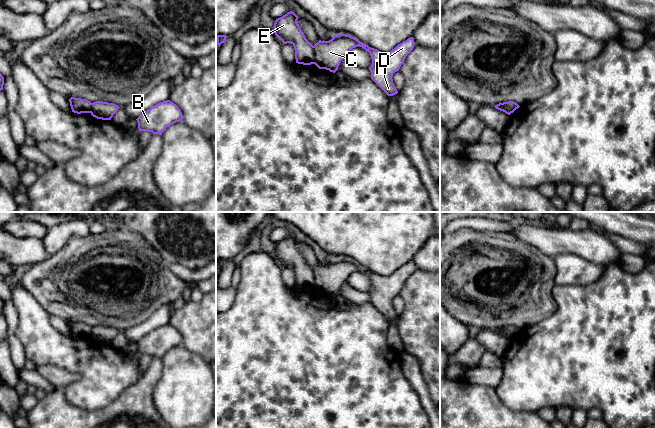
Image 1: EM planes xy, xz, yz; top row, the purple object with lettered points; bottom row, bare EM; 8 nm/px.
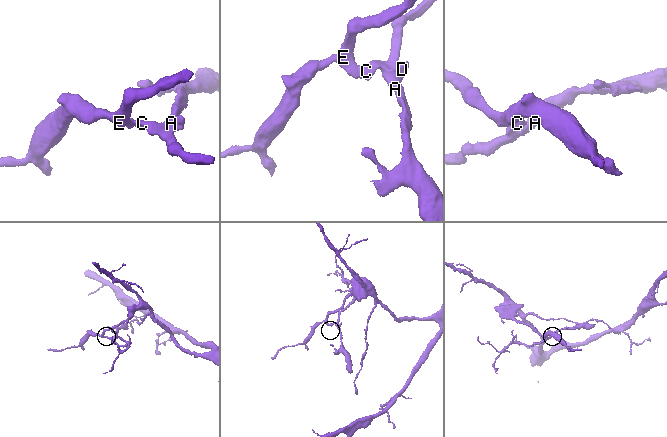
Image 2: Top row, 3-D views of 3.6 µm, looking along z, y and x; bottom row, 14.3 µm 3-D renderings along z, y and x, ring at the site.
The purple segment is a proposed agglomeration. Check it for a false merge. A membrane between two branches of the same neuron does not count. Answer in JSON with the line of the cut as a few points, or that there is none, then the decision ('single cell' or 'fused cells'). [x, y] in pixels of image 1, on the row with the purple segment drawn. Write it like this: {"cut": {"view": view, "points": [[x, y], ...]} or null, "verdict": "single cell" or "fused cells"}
{"cut": {"view": "xz", "points": [[313, 46], [313, 61], [315, 63]]}, "verdict": "fused cells"}

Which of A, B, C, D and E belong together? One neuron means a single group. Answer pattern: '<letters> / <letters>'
A B C D / E

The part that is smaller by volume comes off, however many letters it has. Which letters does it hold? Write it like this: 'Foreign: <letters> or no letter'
Foreign: A, B, C, D

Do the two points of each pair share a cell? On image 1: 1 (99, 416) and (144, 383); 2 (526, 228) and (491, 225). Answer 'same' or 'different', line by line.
1: same
2: different

